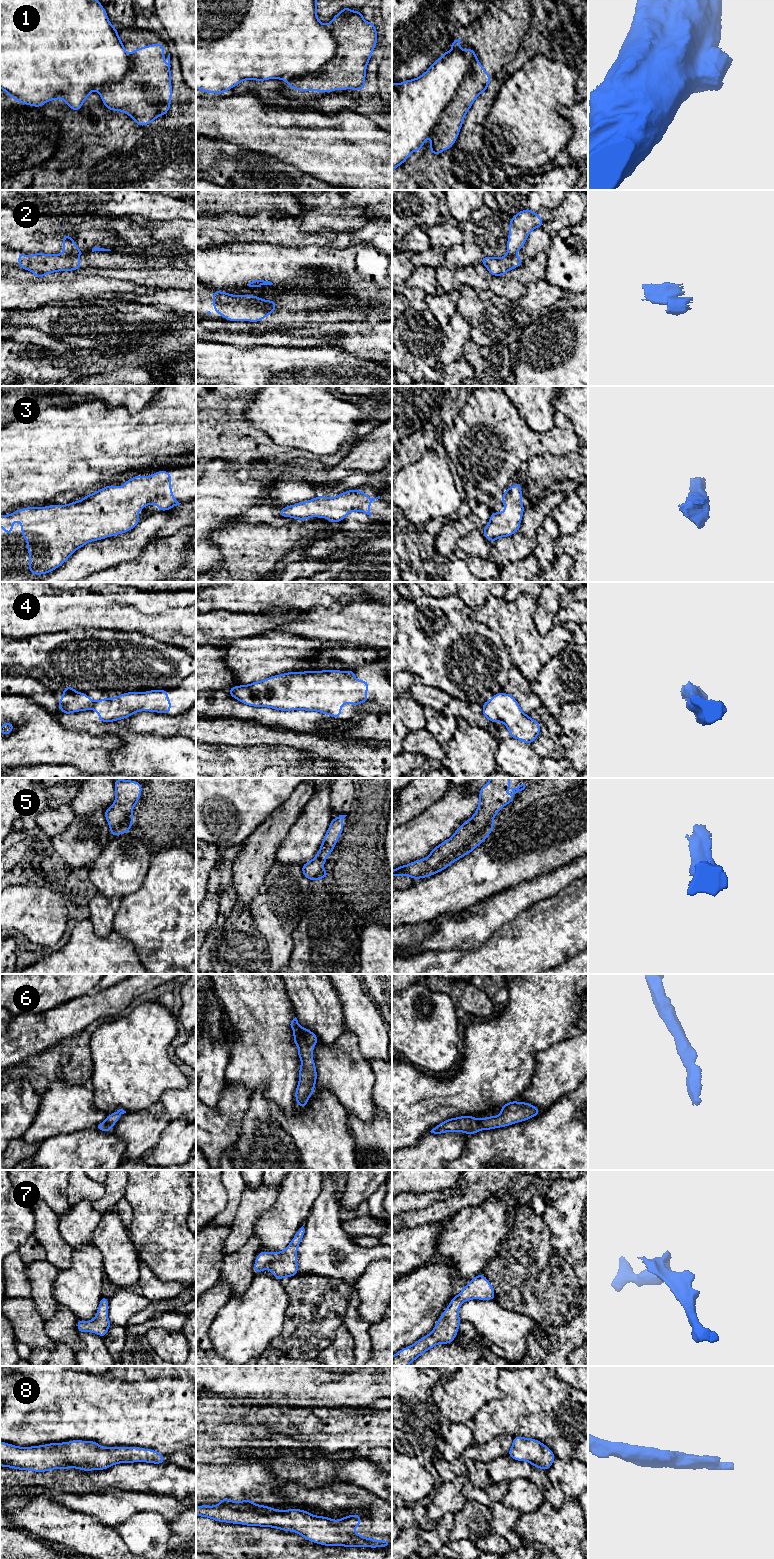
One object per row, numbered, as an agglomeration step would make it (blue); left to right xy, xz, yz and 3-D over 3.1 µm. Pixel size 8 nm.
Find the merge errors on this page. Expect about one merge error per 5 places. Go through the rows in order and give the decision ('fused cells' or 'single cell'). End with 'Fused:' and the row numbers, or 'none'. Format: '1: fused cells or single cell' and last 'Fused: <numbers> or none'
1: fused cells
2: fused cells
3: single cell
4: single cell
5: single cell
6: single cell
7: single cell
8: single cell
Fused: 1, 2

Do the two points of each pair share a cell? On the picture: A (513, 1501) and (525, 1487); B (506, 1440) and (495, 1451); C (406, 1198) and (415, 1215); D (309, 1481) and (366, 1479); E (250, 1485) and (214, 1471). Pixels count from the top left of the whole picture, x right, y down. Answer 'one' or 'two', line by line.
A: one
B: one
C: two
D: one
E: one

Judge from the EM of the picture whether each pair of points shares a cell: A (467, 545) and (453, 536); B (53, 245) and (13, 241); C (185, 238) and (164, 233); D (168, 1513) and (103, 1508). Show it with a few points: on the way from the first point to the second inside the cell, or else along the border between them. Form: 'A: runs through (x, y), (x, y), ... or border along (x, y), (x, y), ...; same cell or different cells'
A: border along (475, 528), (461, 536), (456, 544); different cells
B: runs through (43, 245), (30, 245), (23, 241); same cell
C: runs through (181, 233), (169, 232); same cell
D: runs through (152, 1504), (119, 1505); same cell

